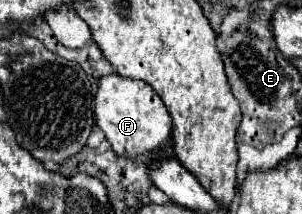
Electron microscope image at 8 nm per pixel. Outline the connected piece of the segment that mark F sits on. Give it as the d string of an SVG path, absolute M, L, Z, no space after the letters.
M106 75L98 83L96 93L96 125L104 131L112 149L120 157L140 157L142 153L158 153L166 149L172 139L172 119L158 93L144 81L124 79L120 75Z

